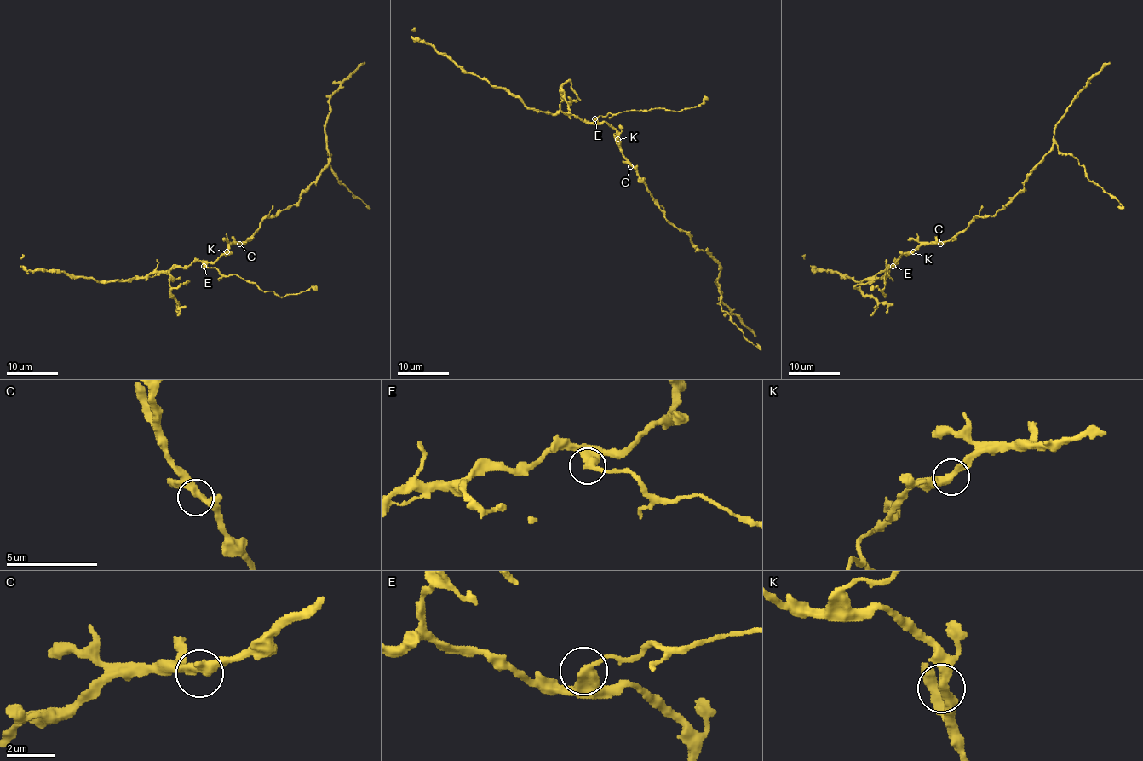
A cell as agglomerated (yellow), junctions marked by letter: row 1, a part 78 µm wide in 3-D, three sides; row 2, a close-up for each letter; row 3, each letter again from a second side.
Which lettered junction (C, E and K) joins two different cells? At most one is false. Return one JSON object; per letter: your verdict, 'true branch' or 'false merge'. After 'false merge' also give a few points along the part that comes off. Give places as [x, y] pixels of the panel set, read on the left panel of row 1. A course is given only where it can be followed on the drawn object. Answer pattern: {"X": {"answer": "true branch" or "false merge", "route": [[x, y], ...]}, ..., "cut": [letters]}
{"C": {"answer": "true branch"}, "E": {"answer": "false merge", "route": [[203, 266], [215, 267], [222, 275], [238, 275], [280, 296], [313, 291]]}, "K": {"answer": "true branch"}, "cut": ["E"]}

